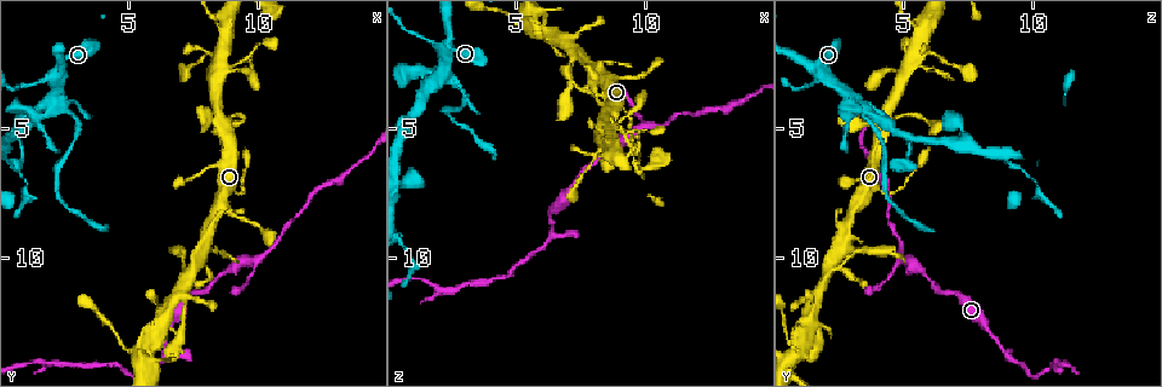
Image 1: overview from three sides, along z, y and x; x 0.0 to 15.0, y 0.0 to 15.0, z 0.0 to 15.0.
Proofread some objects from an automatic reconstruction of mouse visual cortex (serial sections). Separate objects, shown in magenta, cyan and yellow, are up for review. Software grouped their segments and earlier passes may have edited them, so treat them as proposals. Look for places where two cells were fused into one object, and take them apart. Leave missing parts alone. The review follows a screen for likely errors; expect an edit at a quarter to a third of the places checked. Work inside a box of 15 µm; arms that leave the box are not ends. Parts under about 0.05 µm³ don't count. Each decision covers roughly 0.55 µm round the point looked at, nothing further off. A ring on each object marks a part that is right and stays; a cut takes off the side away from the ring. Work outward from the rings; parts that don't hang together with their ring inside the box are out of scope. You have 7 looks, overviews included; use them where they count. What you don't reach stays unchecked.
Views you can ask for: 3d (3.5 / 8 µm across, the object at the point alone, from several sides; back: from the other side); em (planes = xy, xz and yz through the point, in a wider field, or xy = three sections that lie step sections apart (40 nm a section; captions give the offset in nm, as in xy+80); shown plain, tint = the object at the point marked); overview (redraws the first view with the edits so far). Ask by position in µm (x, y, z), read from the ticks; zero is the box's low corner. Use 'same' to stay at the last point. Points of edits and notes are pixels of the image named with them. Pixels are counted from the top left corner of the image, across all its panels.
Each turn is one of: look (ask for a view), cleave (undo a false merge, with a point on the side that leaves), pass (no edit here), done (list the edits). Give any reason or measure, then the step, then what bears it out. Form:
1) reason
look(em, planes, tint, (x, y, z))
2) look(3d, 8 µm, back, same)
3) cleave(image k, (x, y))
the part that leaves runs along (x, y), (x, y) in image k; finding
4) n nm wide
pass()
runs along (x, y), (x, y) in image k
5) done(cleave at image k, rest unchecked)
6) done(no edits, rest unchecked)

two arms in line, one across
look(3d, 8 µm, (8.1, 9.4, 2.8))

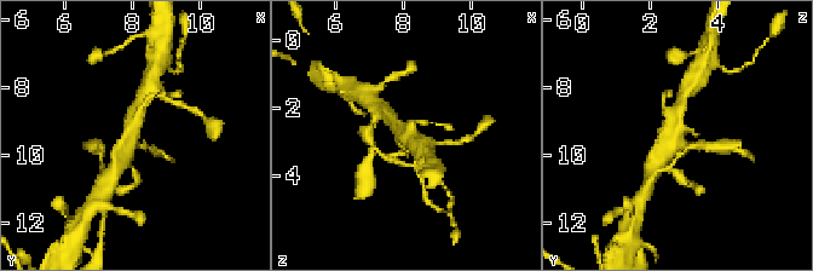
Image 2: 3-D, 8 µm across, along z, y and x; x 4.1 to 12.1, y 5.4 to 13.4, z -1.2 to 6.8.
look(3d, 3.5 µm, (7.9, 9.4, 2.7))

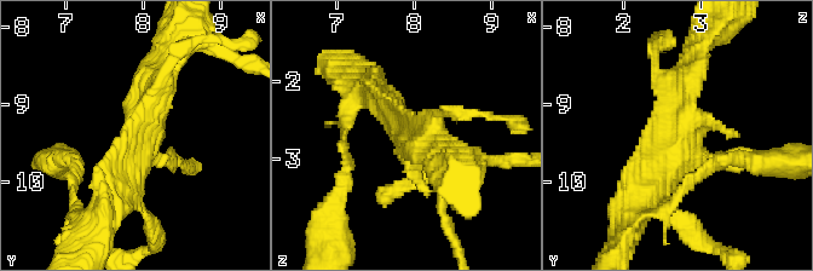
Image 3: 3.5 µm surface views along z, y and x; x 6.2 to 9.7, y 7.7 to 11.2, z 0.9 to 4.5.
look(em, xy, step 1, tint, (7.95, 9.40, 2.70))

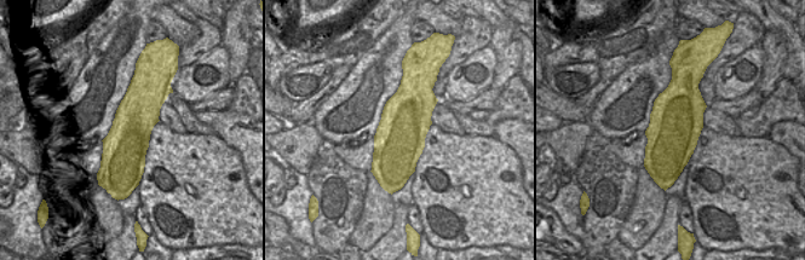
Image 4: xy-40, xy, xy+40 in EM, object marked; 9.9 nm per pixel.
cleave(image 3, (440, 207))
the part that leaves runs along (161, 160), (172, 156), (194, 167) in image 3; two cells meet here

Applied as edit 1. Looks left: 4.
abrupt turn
look(3d, 3.5 µm, back, (1.8, 3.1, 1.8))

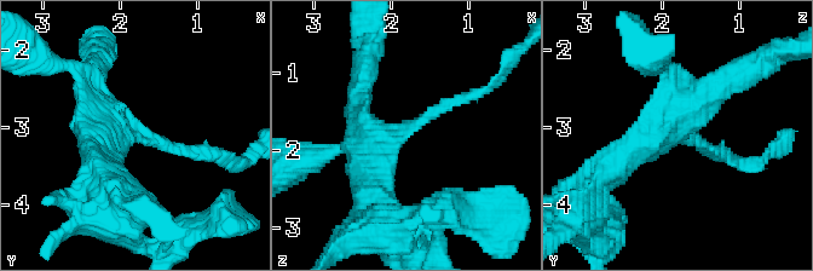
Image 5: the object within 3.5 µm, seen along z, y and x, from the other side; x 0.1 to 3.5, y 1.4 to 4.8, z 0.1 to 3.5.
look(em, xy, step 1, tint, (1.80, 3.15, 1.80))

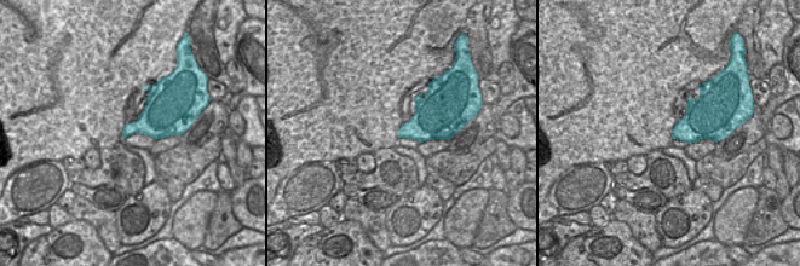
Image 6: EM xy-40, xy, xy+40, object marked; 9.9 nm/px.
pass()
runs along (82, 90), (116, 134), (202, 154) in image 5; all the same cell

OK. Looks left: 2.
sudden change in width
look(3d, 3.5 µm, (2.9, 4.5, 3.6))

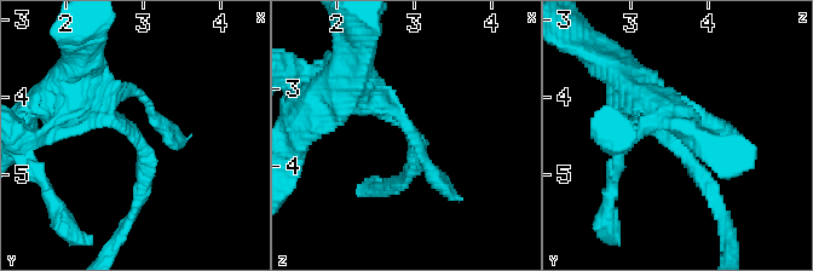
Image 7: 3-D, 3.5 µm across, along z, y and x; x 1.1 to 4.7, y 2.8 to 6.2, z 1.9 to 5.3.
arms of 200, 450 nm
look(em, xy, step 3, tint, (2.85, 4.45, 3.45))

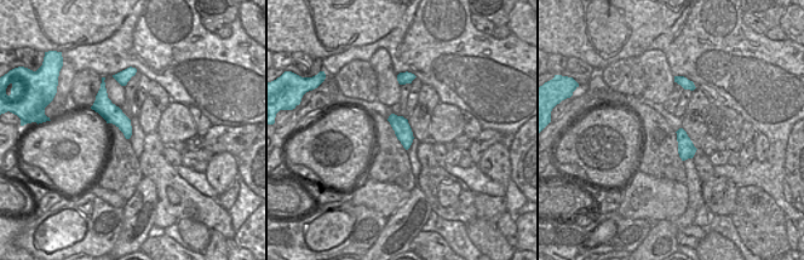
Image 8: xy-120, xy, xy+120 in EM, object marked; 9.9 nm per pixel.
cleave(image 7, (145, 169))
the part that leaves runs along (136, 134), (143, 194), (125, 228) in image 7; a second cell is stuck on

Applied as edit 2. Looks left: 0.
done(cleave at image 3, cleave at image 7, rest unchecked)

